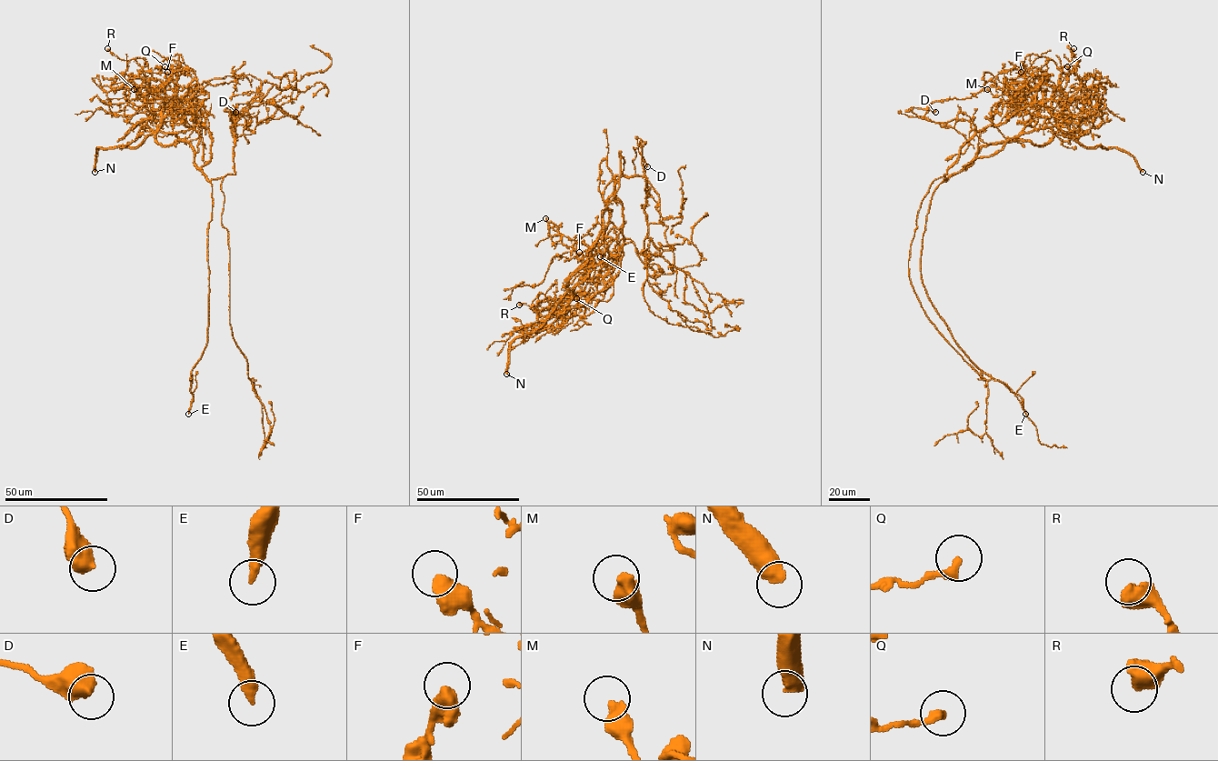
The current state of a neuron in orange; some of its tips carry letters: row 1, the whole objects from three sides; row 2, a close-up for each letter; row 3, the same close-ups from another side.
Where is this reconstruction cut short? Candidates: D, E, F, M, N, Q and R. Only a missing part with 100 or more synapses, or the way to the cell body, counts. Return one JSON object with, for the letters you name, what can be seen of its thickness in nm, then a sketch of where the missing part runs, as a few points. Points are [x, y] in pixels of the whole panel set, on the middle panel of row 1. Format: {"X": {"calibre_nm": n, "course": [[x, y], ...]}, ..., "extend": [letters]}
{"E": {"calibre_nm": 320}, "N": {"calibre_nm": 550, "course": [[506, 374], [509, 383], [525, 402], [522, 434], [519, 436], [516, 434]]}, "extend": ["E", "N"]}

